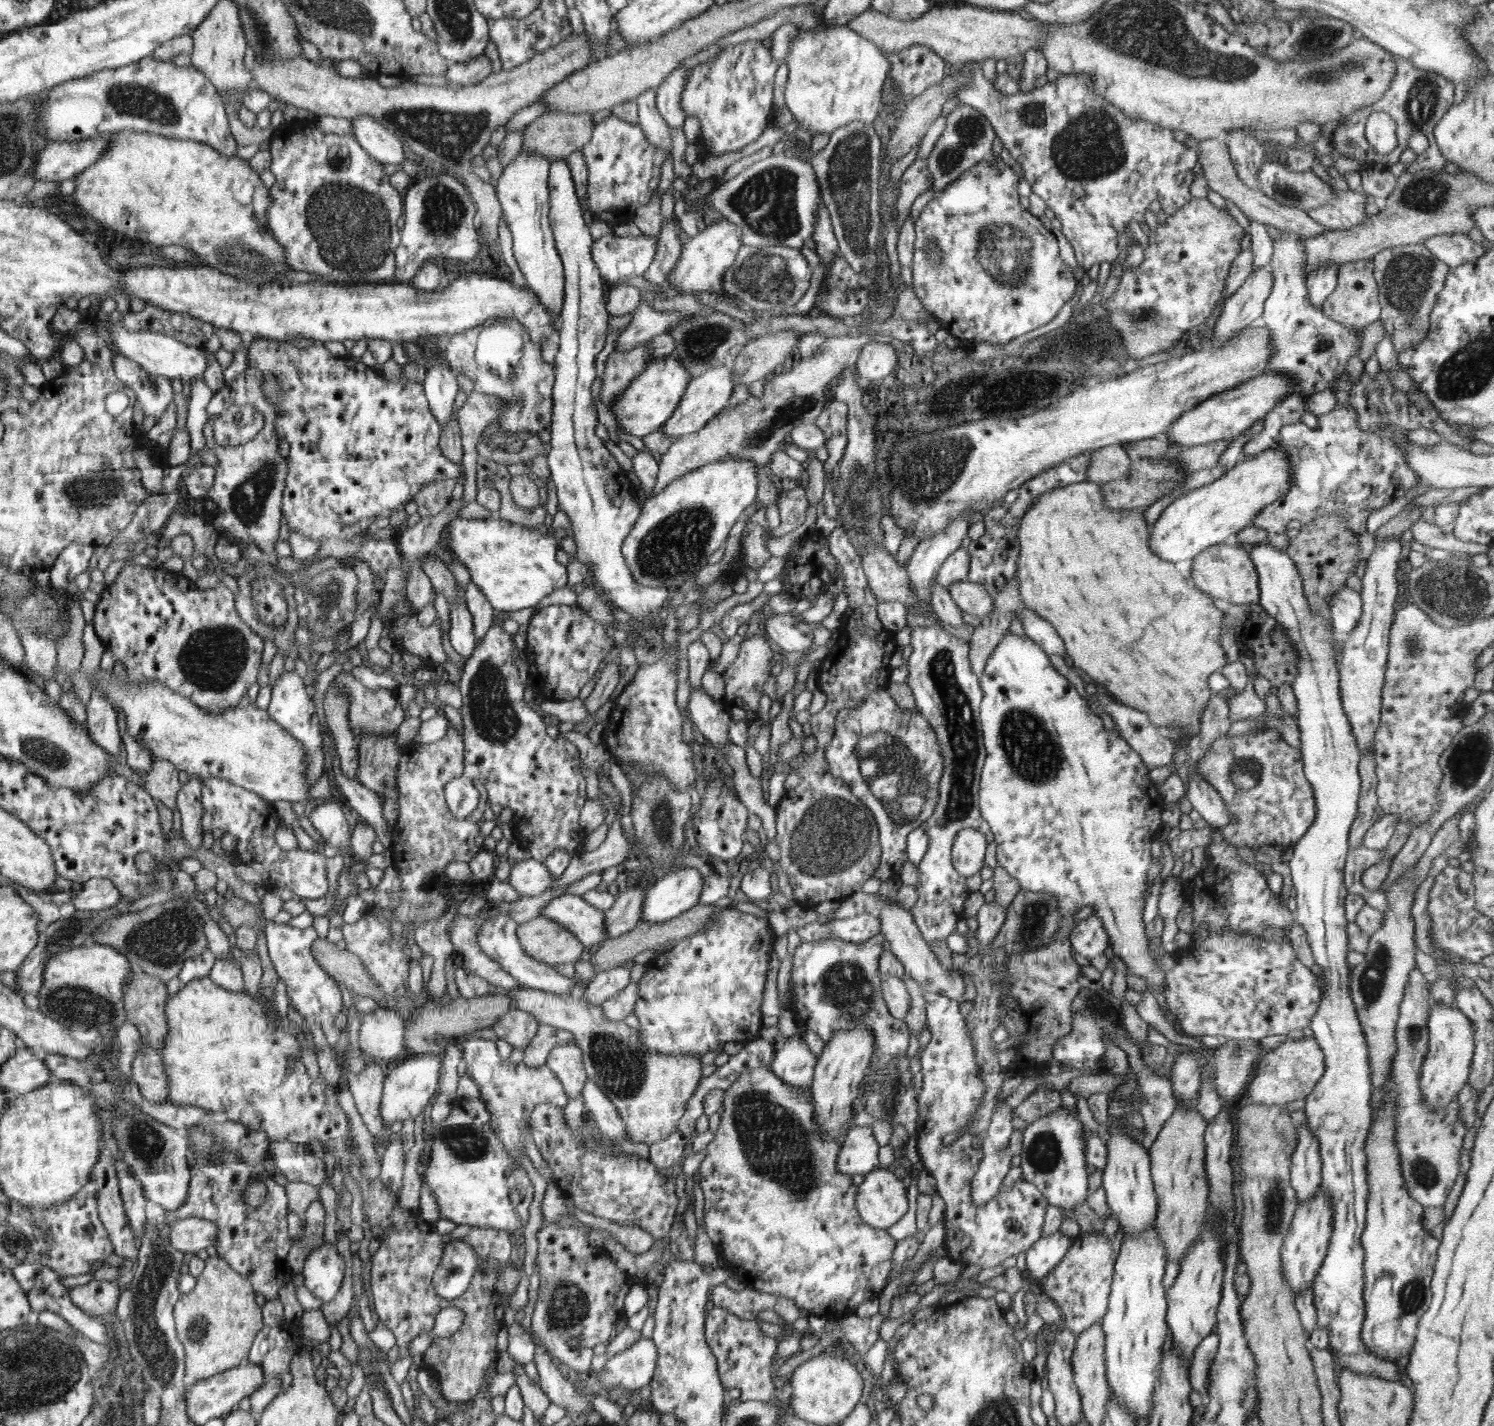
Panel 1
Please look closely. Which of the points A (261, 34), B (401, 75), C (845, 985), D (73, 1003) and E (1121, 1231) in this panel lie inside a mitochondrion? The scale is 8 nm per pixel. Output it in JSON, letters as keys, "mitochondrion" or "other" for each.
{"A":"mitochondrion","B":"other","C":"mitochondrion","D":"mitochondrion","E":"other"}

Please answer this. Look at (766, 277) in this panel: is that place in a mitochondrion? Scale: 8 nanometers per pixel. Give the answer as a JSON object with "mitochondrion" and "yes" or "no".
{"mitochondrion":"yes"}

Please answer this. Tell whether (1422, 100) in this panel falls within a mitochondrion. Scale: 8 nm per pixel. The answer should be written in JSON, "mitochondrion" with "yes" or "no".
{"mitochondrion":"yes"}

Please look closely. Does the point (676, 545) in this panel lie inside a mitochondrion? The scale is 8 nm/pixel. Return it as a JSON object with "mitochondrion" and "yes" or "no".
{"mitochondrion":"yes"}

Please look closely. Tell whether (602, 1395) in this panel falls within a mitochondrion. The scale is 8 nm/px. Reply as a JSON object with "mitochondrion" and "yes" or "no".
{"mitochondrion":"no"}

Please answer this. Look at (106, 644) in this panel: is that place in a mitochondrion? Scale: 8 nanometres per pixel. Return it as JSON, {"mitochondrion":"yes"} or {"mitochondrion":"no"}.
{"mitochondrion":"no"}

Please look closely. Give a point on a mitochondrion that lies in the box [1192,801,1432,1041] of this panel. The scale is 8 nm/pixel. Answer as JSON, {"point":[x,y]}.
{"point":[1371,980]}

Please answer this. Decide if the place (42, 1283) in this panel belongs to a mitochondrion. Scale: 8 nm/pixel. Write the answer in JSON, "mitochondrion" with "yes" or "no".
{"mitochondrion":"no"}

